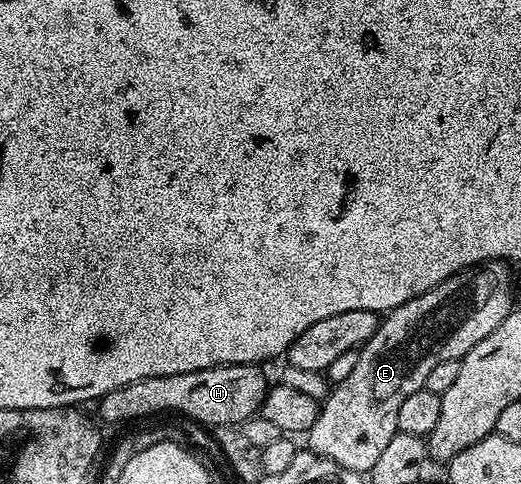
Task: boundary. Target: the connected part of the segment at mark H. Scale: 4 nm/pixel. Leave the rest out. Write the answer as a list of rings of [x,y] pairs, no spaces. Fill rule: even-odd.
[[[225,364],[188,374],[144,378],[120,390],[112,390],[97,401],[98,412],[110,424],[121,420],[142,420],[157,412],[179,412],[190,420],[209,426],[238,426],[261,409],[268,391],[263,369],[256,364]]]

